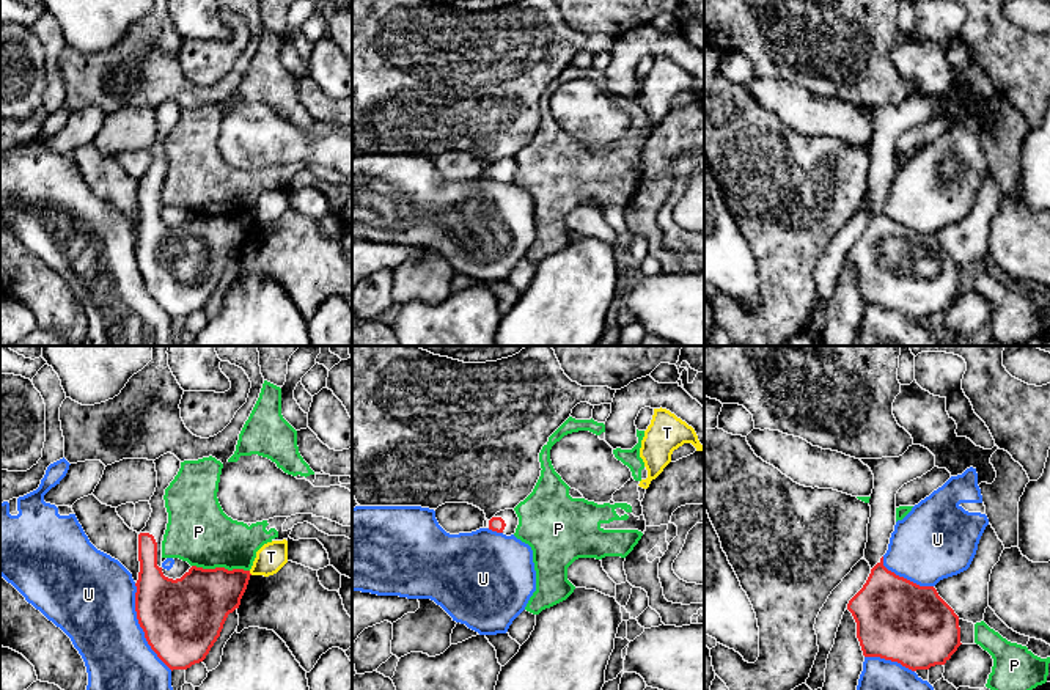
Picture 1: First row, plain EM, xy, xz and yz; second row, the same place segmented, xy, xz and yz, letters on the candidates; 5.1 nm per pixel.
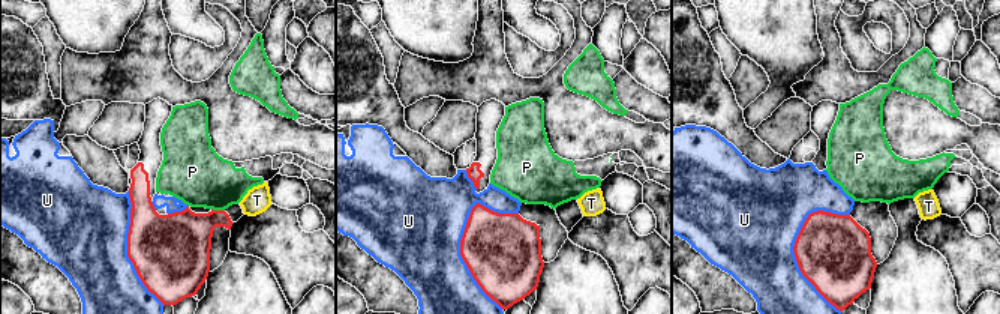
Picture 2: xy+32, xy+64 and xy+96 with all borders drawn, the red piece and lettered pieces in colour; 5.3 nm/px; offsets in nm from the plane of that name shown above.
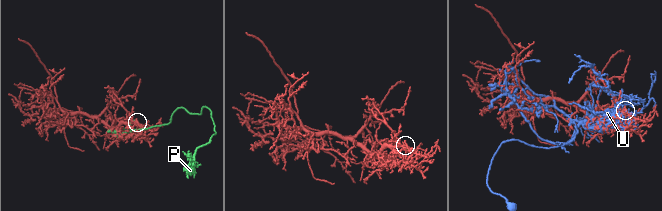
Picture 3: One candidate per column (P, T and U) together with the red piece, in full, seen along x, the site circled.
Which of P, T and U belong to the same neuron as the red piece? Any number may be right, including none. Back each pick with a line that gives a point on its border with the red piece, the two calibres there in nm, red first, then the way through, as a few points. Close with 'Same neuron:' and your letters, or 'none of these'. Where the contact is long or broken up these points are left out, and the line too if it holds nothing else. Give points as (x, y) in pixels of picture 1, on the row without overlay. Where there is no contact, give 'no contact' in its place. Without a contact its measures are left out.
Same neuron: none of these

